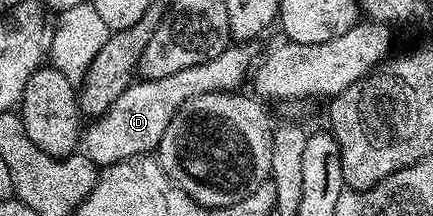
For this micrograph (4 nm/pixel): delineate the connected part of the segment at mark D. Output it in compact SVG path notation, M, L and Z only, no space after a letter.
M248 41L241 42L239 45L230 45L218 57L208 59L202 65L194 65L190 69L182 69L182 73L170 73L168 77L158 77L157 79L141 78L133 81L120 97L103 115L93 118L87 124L86 130L82 135L82 151L93 163L101 168L109 167L112 163L117 163L122 159L129 159L134 155L152 153L159 148L163 133L167 125L173 119L174 113L190 97L200 96L204 92L231 91L239 90L243 83L249 78L254 64L258 59L258 51L252 48L253 44Z

